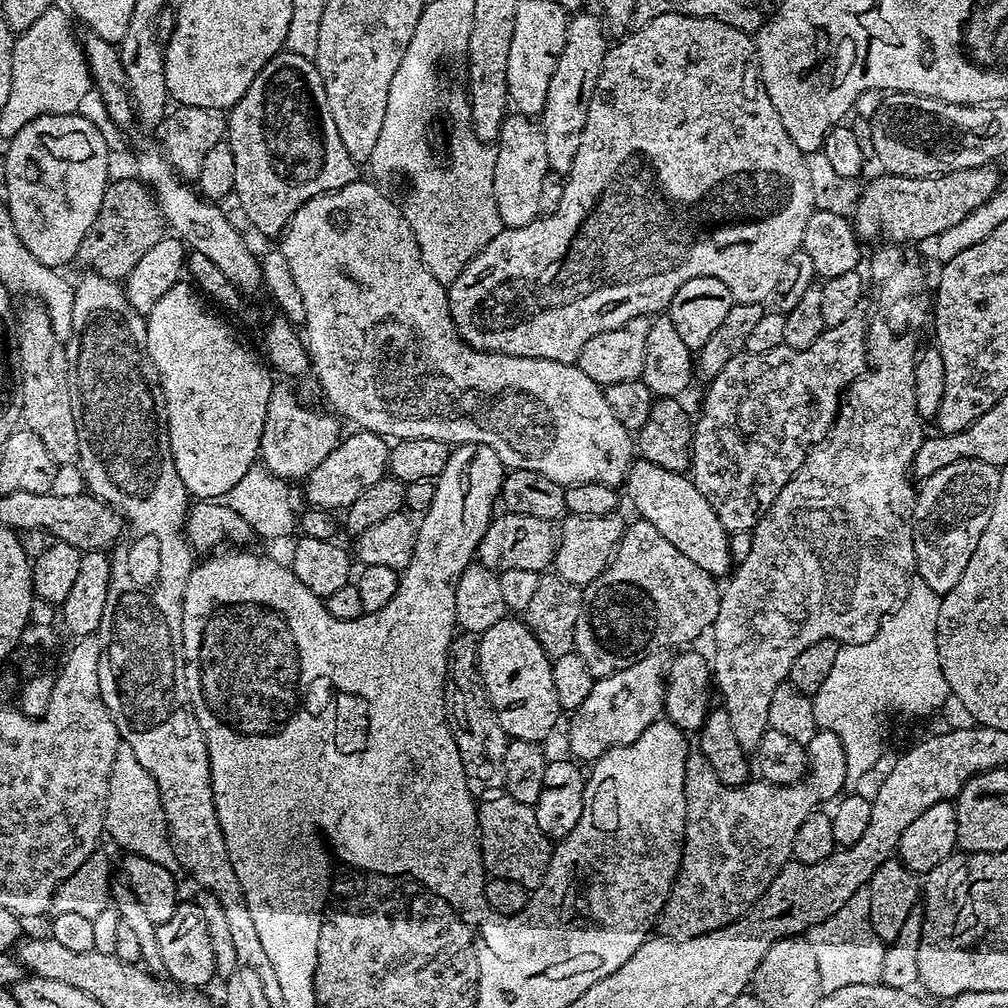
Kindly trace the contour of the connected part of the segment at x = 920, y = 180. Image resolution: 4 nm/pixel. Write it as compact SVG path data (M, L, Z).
M985 166L983 168L971 168L970 170L958 170L957 172L943 172L940 176L890 176L887 174L880 174L877 180L872 180L869 182L865 188L859 193L858 199L854 204L854 212L856 208L856 224L854 222L854 228L861 237L863 235L866 239L872 240L875 236L885 236L885 241L888 242L904 242L900 240L928 240L931 241L933 238L940 235L941 232L945 232L950 228L950 226L956 226L958 222L966 216L966 214L972 214L974 210L978 210L978 206L982 206L986 201L988 201L995 192L1001 186L1002 177L995 172L995 167Z

